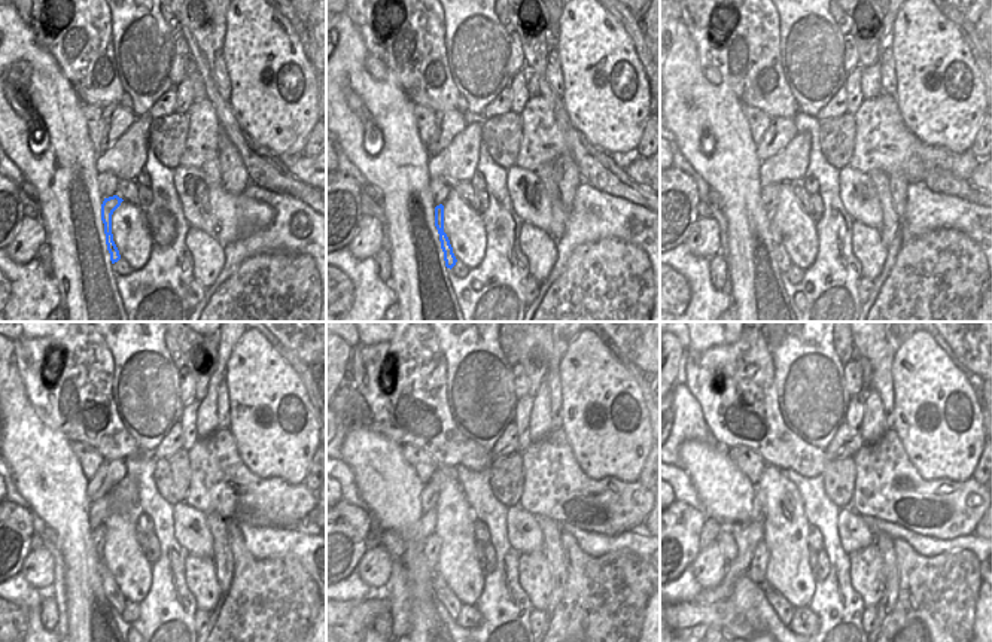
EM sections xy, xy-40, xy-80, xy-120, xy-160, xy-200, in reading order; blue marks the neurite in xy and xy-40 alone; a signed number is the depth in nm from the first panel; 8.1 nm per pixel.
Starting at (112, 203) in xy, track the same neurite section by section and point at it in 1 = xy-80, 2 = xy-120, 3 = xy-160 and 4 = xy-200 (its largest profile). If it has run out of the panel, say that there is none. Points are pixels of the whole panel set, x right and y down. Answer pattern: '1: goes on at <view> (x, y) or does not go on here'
1: goes on at xy-80 (781, 256)
2: goes on at xy-120 (115, 598)
3: goes on at xy-160 (443, 593)
4: goes on at xy-200 (782, 608)

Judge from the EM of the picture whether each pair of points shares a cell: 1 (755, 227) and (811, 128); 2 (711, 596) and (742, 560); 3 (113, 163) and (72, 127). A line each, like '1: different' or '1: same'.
1: different
2: same
3: different

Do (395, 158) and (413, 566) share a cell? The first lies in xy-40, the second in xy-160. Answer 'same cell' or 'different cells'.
same cell

